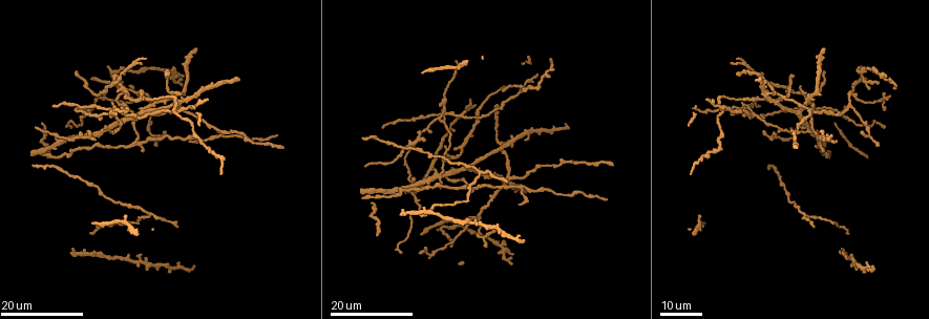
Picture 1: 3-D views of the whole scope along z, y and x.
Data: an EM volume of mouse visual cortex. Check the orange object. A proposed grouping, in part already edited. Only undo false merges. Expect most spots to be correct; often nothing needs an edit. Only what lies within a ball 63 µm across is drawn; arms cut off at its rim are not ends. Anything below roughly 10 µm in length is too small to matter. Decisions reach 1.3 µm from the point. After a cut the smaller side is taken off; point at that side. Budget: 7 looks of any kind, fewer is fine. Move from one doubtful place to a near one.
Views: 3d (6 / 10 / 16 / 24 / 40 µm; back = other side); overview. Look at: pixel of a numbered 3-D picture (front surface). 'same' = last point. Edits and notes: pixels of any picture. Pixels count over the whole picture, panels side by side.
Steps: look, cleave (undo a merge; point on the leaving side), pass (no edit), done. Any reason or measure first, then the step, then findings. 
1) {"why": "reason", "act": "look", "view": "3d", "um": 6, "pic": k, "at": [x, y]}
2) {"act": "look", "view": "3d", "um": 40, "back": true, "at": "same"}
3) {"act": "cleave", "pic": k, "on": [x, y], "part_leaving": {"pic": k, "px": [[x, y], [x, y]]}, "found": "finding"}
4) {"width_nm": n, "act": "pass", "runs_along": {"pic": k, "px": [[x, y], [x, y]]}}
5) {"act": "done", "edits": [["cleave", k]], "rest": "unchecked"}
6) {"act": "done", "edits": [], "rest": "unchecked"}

{"why": "four-way junction", "act": "look", "view": "3d", "um": 24, "pic": 1, "at": [444, 107]}

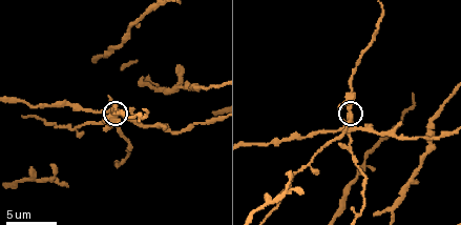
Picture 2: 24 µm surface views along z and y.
{"act": "look", "view": "3d", "um": 6, "pic": 2, "at": [350, 113]}

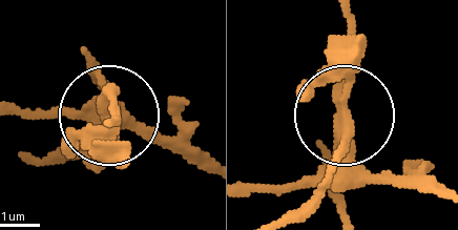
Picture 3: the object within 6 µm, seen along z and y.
{"why": "from behind", "act": "look", "view": "3d", "um": 6, "back": true, "pic": 3, "at": [345, 118]}

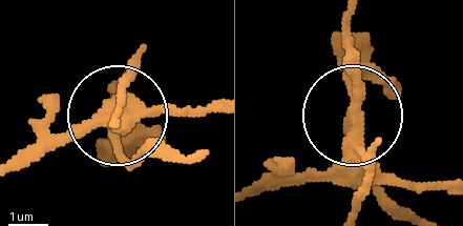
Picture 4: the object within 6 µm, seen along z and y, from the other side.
{"arms": 4, "act": "cleave", "pic": 4, "on": [358, 78], "found": "two cells meet here"}

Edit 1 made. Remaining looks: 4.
{"why": "three-way junction", "act": "look", "view": "3d", "um": 16, "pic": 1, "at": [465, 187]}

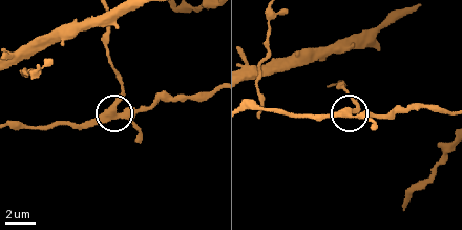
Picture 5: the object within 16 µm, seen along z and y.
{"act": "look", "view": "3d", "um": 6, "pic": 5, "at": [349, 109]}

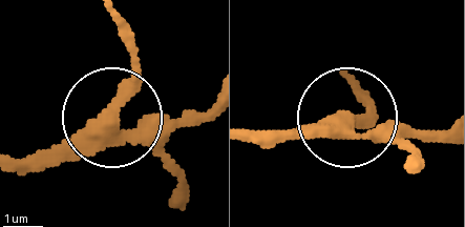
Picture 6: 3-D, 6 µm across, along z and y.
{"width_nm": 370, "act": "pass", "runs_along": {"pic": 6, "px": [[15, 158], [65, 158], [106, 127], [135, 57], [126, 20]]}, "found": "one cell here"}

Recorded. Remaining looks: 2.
{"why": "looks like a crossing", "act": "look", "view": "3d", "um": 16, "pic": 1, "at": [508, 177]}

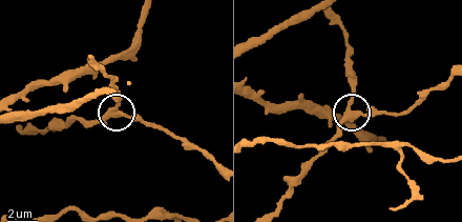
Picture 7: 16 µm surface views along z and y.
{"why": "closer look", "act": "look", "view": "3d", "um": 6, "pic": 7, "at": [355, 115]}

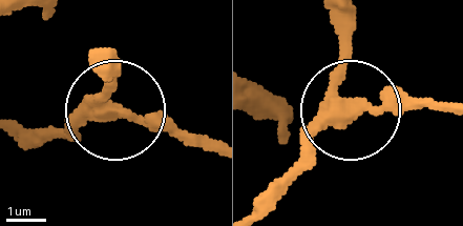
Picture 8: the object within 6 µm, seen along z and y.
{"arms": 4, "act": "pass", "found": "continuous, no second cell"}

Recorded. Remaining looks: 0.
{"act": "done", "edits": [["cleave", 4]], "rest": "unchecked"}

